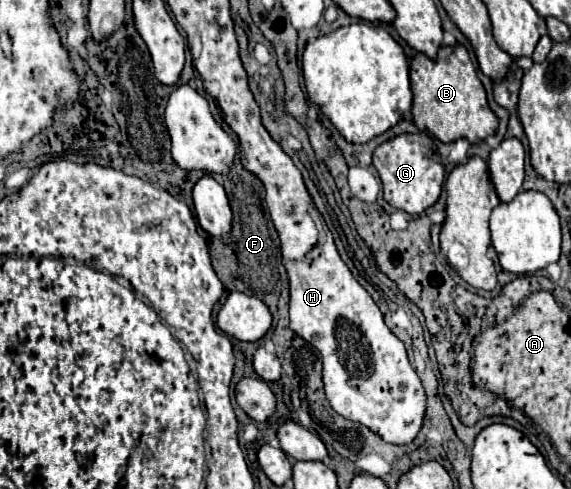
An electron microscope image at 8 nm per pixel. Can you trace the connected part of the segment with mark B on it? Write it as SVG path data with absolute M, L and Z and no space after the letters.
M443 45L435 61L417 53L409 63L409 79L413 91L413 123L419 129L429 131L435 139L451 143L465 137L471 143L479 143L497 131L497 117L487 103L485 87L463 45Z

